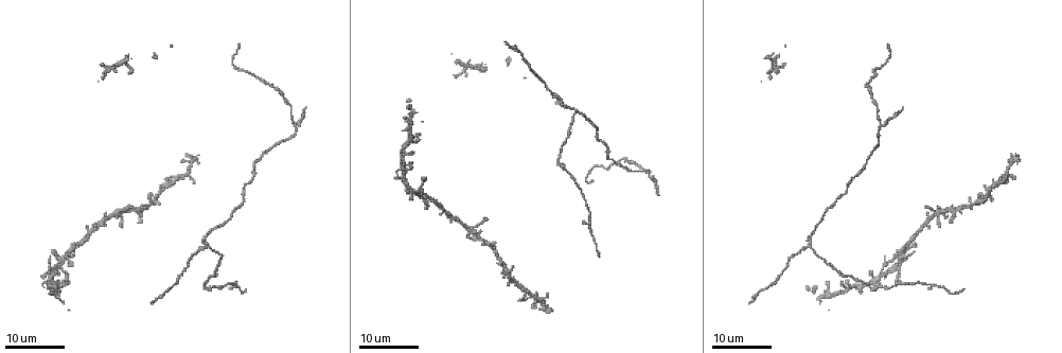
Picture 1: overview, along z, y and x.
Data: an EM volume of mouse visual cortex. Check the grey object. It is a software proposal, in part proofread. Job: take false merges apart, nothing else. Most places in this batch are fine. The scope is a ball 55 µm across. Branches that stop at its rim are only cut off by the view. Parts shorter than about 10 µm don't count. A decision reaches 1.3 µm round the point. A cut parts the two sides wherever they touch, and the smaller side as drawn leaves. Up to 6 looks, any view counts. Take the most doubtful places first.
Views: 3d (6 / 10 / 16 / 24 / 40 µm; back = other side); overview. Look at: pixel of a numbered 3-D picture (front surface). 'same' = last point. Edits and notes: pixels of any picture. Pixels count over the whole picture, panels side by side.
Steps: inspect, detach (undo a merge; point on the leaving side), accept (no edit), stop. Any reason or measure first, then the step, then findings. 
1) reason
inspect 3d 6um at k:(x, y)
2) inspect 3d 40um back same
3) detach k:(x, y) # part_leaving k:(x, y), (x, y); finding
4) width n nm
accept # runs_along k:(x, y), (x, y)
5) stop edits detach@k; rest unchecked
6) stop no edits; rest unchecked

inspect 3d 24um at 1:(809, 245)

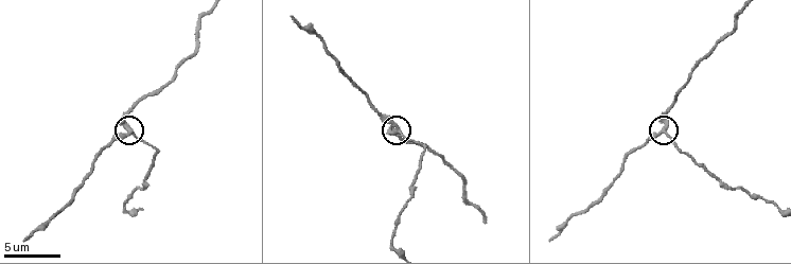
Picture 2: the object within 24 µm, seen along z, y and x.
inspect 3d 10um at 2:(661, 132)

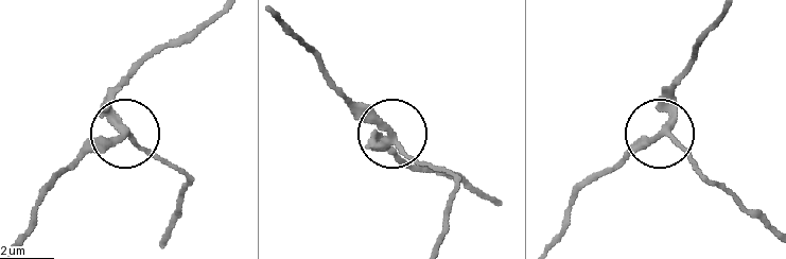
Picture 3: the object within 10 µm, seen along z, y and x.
arms 3
detach 3:(125, 76) # part_leaving 3:(106, 107), (146, 62), (181, 46), (209, 20); a second cell is stuck on

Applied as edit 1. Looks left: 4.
inspect overview

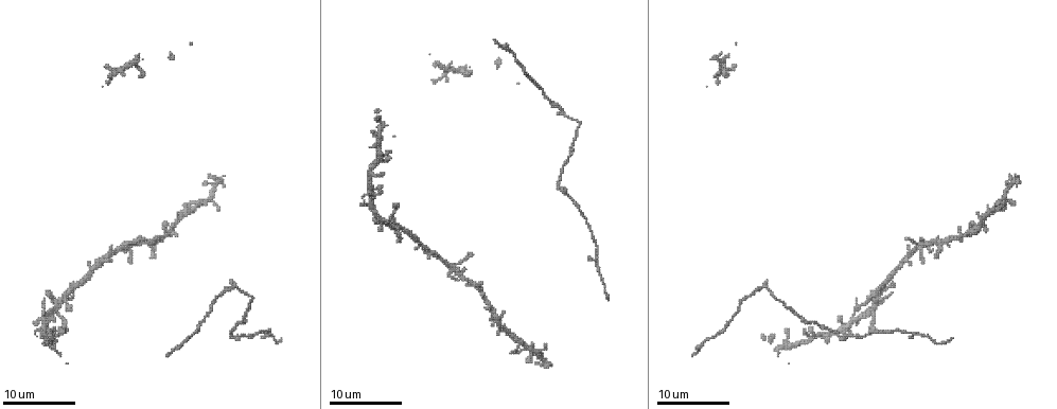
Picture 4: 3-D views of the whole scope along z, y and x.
three arms meet
inspect 3d 6um at 4:(596, 256)

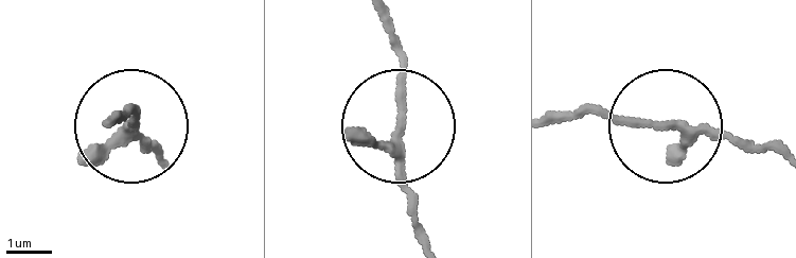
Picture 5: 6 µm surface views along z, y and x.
width 180 nm
accept # runs_along 5:(375, 11), (406, 79), (394, 159), (421, 239); all the same cell

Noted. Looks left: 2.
inspect 3d 10um at 4:(153, 241)

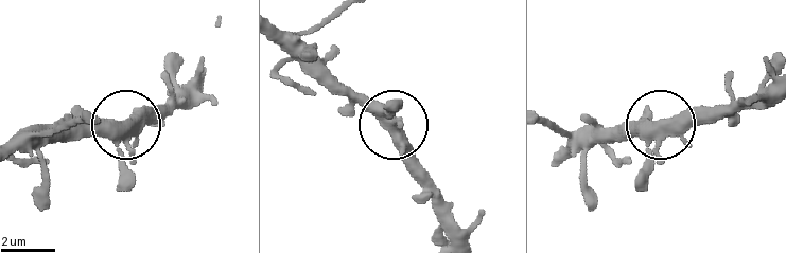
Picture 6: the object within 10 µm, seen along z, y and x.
arms 4
accept # all the same cell

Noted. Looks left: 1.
stop edits detach@3; rest unchecked

